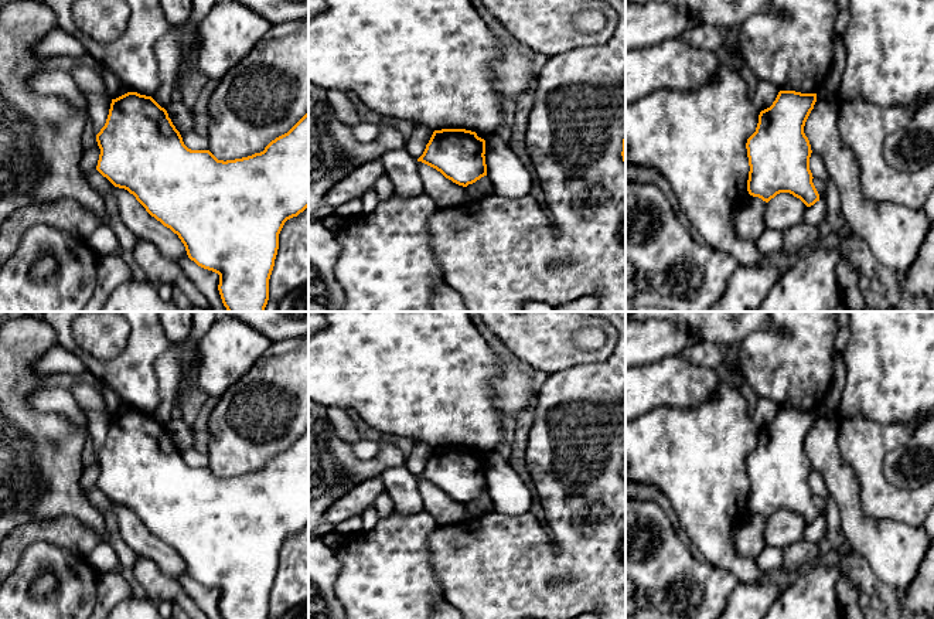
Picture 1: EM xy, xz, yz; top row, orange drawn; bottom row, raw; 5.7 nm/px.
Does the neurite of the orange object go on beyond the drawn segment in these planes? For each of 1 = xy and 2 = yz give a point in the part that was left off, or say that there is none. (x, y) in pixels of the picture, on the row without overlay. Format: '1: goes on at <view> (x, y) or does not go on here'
1: does not go on here
2: does not go on here

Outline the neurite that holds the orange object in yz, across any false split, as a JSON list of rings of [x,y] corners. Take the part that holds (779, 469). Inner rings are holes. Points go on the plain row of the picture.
[[[780,408],[773,422],[759,432],[756,449],[747,456],[749,475],[747,509],[768,520],[780,510],[790,510],[807,524],[819,518],[809,487],[811,462],[804,450],[805,439],[814,426],[817,411]]]

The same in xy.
[[[127,409],[112,416],[105,443],[96,452],[100,466],[96,487],[115,504],[136,514],[146,528],[178,552],[198,584],[219,592],[222,619],[267,619],[269,596],[284,540],[309,524],[309,429],[263,469],[218,477],[209,467],[188,466],[168,431],[151,414]]]

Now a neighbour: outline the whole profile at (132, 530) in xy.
[[[98,487],[86,489],[89,503],[100,513],[112,513],[117,520],[122,540],[139,555],[151,560],[164,575],[178,579],[188,575],[177,551],[151,534],[146,526],[125,506],[115,504]]]

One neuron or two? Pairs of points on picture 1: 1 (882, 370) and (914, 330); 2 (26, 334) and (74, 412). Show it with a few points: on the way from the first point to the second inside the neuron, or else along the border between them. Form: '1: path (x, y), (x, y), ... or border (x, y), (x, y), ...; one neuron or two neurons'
1: path (892, 360), (912, 340); one neuron
2: border (29, 397), (34, 408), (62, 412), (70, 419); two neurons

